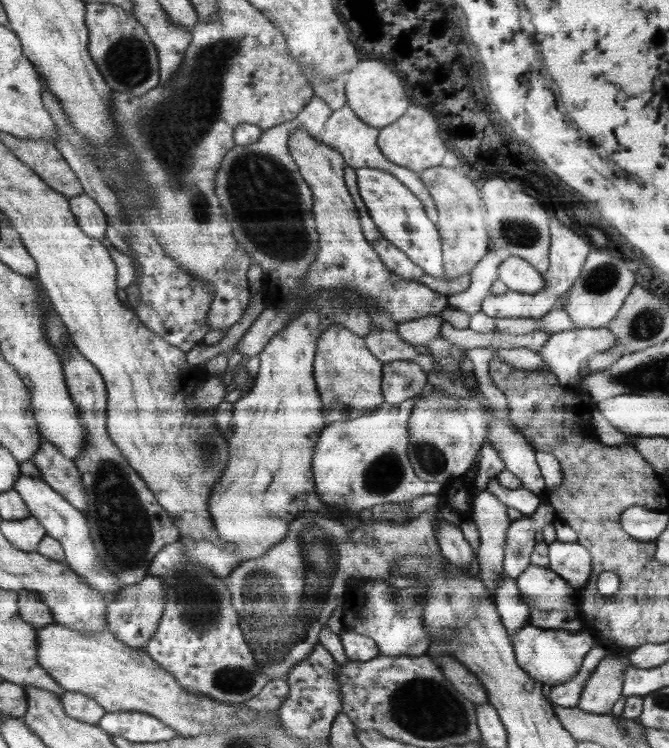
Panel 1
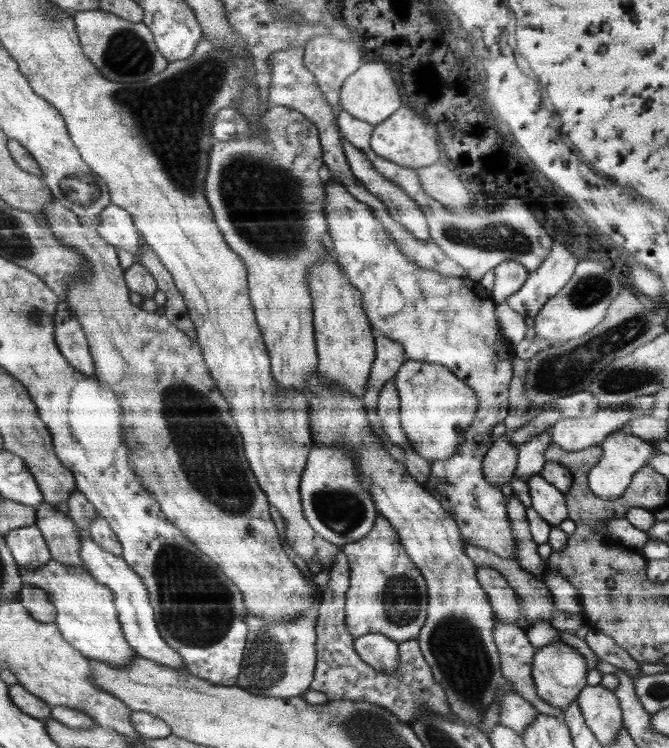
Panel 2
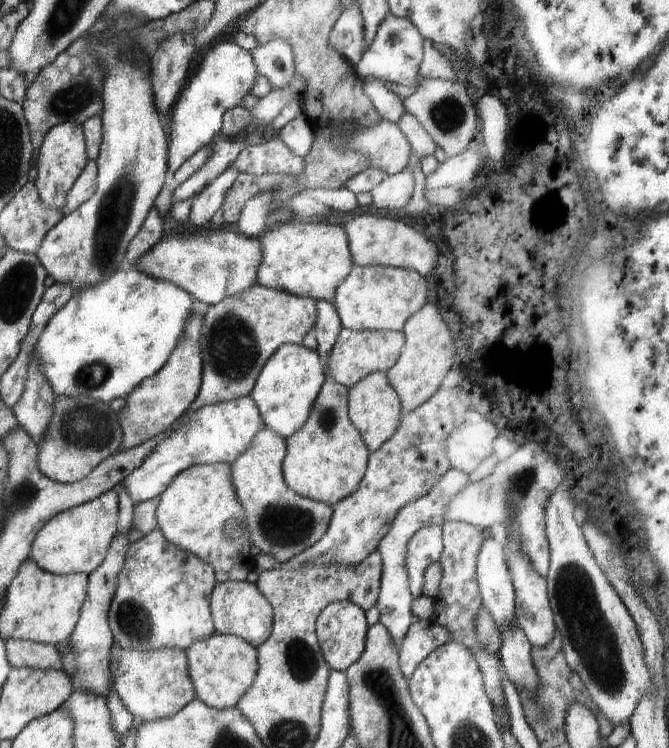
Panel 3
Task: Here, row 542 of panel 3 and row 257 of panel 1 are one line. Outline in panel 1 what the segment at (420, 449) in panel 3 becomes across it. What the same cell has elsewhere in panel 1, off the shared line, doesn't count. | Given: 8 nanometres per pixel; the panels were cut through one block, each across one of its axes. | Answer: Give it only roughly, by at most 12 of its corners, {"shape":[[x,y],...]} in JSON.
{"shape":[[288,138],[319,251],[303,296],[348,287],[403,323],[447,295],[392,273],[364,238],[340,152]]}

